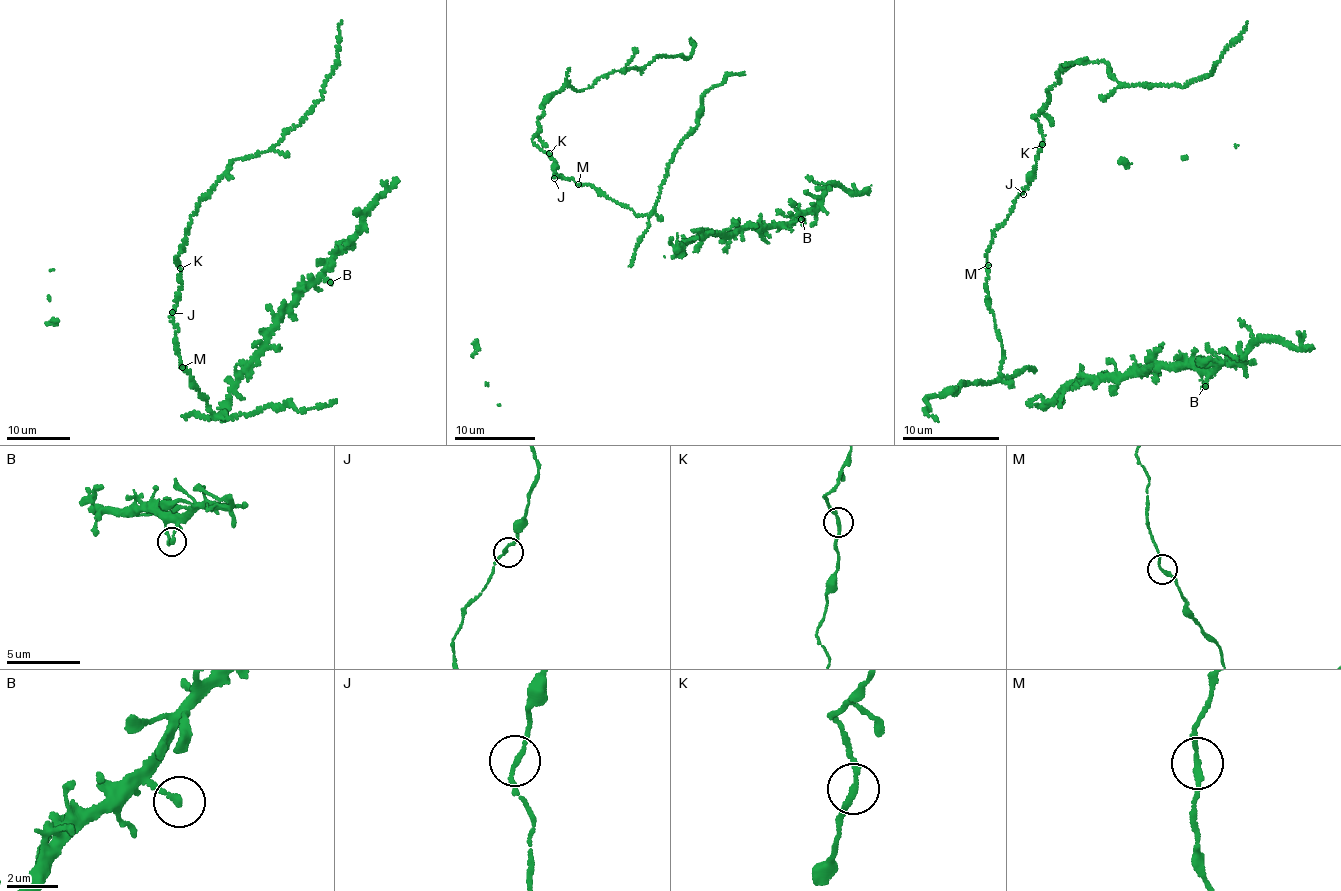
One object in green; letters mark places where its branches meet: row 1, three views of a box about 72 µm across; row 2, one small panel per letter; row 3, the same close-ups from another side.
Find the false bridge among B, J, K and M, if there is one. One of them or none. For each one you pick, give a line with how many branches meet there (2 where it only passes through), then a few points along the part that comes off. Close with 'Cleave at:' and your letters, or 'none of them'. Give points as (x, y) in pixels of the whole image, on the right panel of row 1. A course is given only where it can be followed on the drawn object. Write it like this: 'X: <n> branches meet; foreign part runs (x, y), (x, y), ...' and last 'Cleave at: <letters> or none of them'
Cleave at: none of them

